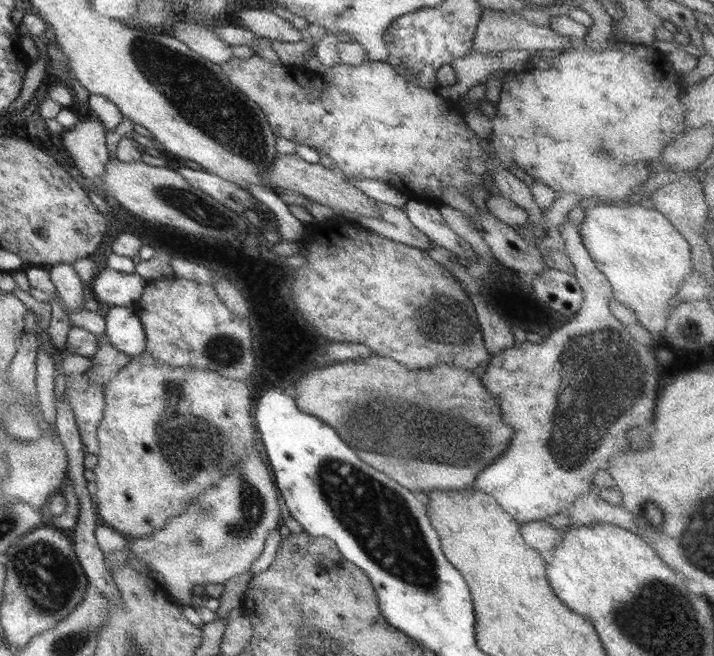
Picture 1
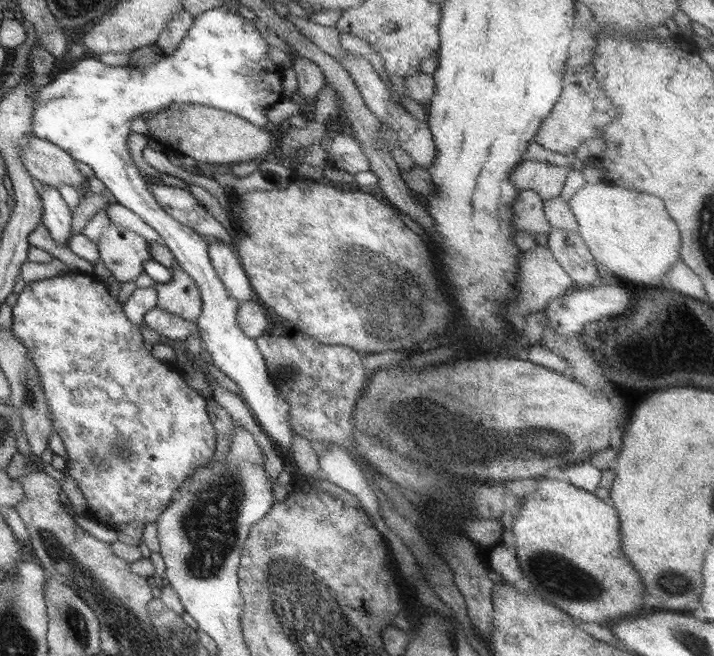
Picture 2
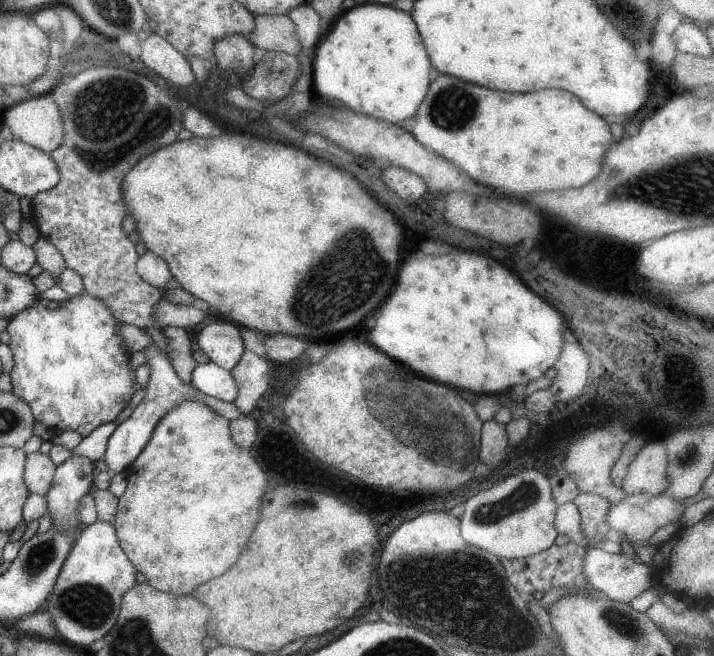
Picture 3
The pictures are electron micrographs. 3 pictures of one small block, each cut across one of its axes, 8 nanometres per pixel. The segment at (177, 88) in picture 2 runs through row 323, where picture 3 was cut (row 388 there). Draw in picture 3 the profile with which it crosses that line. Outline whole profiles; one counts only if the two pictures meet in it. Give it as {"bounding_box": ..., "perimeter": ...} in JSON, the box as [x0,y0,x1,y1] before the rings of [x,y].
{"bounding_box":[192,361,239,403],"perimeter":[[[212,361],[197,364],[192,370],[192,385],[200,392],[228,403],[236,400],[239,391],[232,372]]]}

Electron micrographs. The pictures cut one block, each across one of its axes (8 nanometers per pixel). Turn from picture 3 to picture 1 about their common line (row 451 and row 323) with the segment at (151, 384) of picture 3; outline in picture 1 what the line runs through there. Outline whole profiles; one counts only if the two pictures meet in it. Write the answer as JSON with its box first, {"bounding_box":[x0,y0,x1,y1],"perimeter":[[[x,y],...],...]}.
{"bounding_box":[103,307,146,357],"perimeter":[[[106,307],[103,311],[106,336],[112,346],[131,357],[144,353],[146,333],[134,307]]]}

